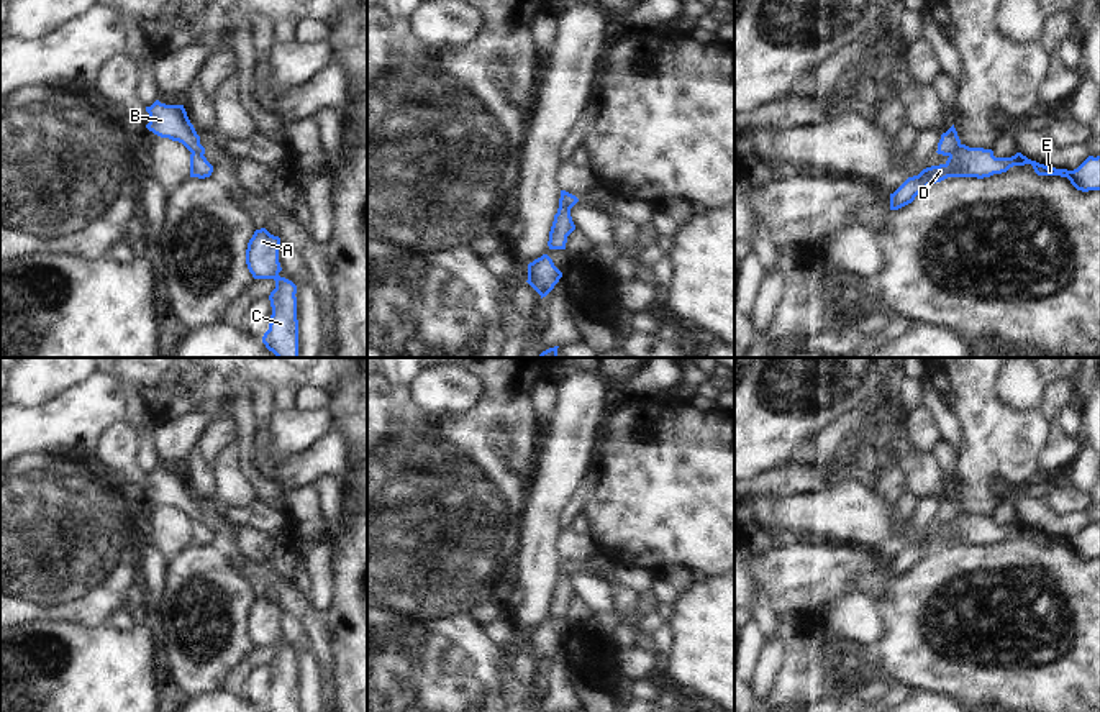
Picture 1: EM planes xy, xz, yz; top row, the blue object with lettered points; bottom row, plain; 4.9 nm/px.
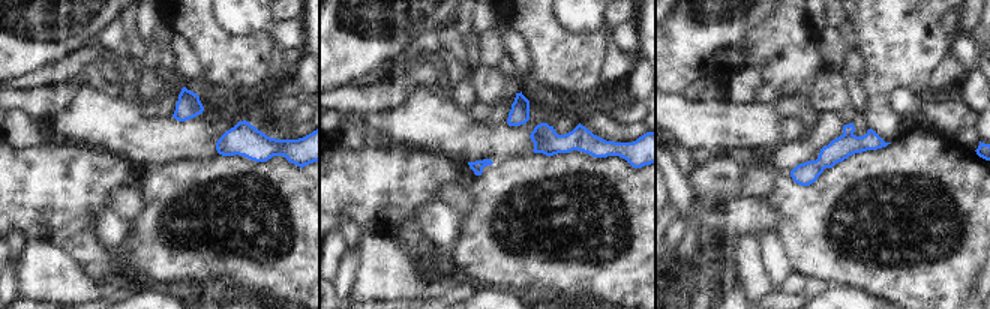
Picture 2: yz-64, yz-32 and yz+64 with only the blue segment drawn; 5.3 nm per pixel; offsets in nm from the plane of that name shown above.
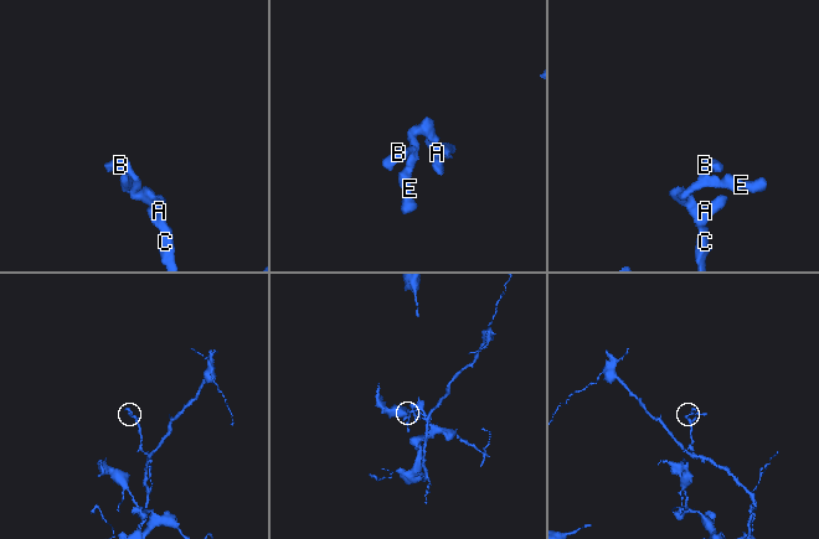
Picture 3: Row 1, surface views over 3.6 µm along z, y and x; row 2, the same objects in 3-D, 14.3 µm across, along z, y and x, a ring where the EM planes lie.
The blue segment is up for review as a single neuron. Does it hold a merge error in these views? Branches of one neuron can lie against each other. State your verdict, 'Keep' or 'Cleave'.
Cleave

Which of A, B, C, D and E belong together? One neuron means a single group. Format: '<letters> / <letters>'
A C D E / B

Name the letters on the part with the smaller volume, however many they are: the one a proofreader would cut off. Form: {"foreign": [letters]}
{"foreign": ["B"]}

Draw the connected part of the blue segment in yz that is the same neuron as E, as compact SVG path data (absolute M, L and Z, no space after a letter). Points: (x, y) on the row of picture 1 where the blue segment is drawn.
M961 144L944 164L923 169L918 176L908 177L890 194L890 210L898 210L915 200L928 185L948 177L990 177L1007 172L1013 166L1031 164L1038 176L1067 177L1082 192L1100 190L1100 156L1089 156L1077 169L1056 169L1028 159L1021 153L1011 157L995 157L992 149L969 148Z

